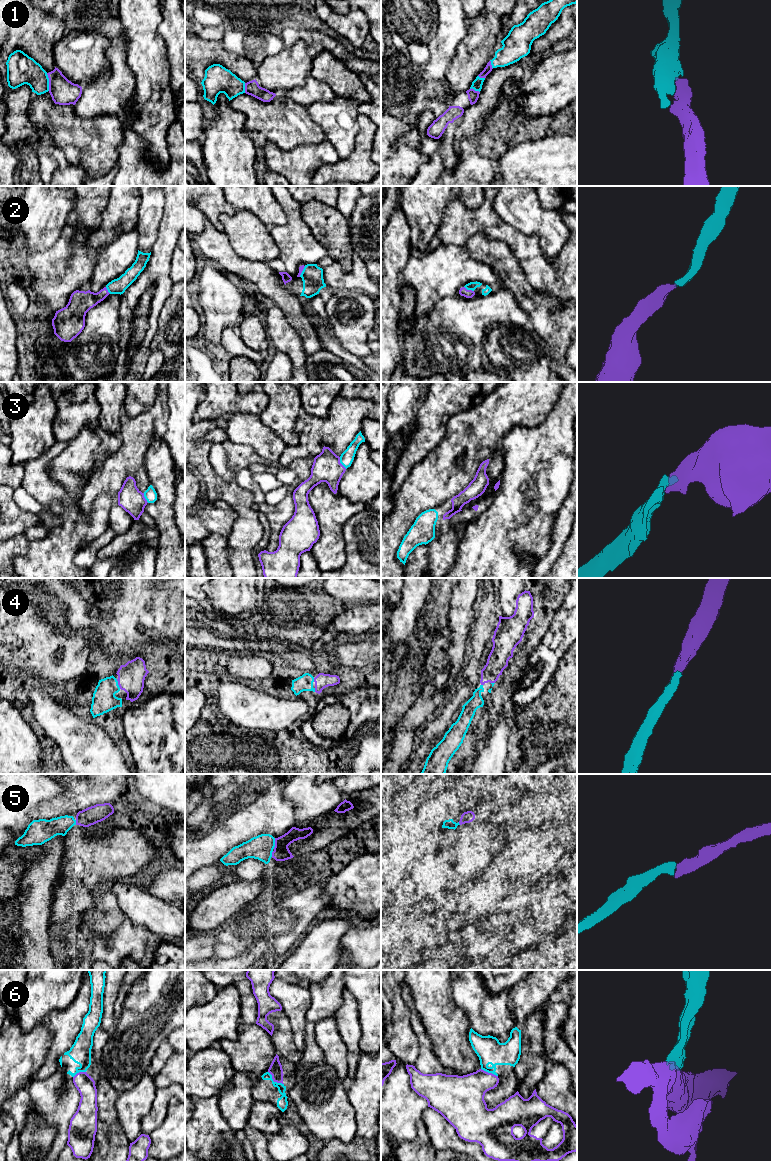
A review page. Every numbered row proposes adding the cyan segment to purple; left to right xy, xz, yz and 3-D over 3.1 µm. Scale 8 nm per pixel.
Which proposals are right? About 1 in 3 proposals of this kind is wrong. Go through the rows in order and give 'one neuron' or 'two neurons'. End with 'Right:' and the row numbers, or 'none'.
1: one neuron
2: one neuron
3: one neuron
4: one neuron
5: one neuron
6: two neurons
Right: 1, 2, 3, 4, 5

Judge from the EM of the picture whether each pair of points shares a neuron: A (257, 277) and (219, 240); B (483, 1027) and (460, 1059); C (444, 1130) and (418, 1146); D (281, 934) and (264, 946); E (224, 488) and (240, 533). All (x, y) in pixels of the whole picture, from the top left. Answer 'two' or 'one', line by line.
A: one
B: two
C: two
D: two
E: one

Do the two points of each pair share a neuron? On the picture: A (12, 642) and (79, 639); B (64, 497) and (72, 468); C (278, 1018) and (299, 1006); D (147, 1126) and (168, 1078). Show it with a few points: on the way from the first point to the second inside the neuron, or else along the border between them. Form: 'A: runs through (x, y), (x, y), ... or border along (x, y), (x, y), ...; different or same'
A: runs through (29, 642), (62, 642); same
B: border along (49, 474), (79, 501); different
C: border along (282, 1009), (290, 1024), (293, 1036); different
D: border along (174, 1083), (157, 1088); different

